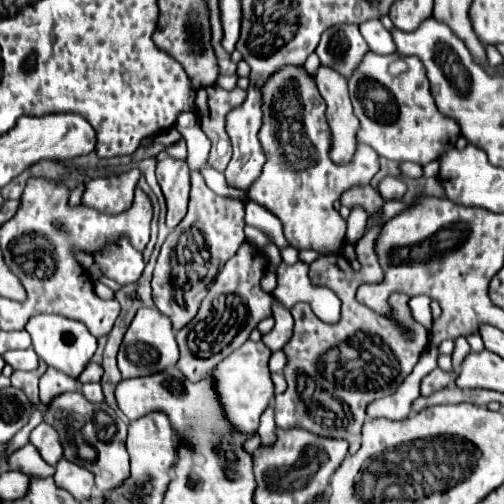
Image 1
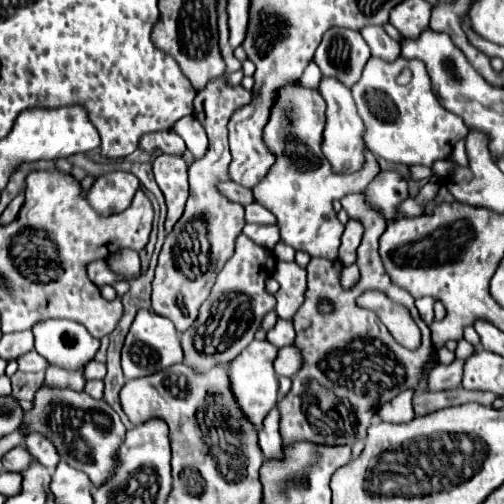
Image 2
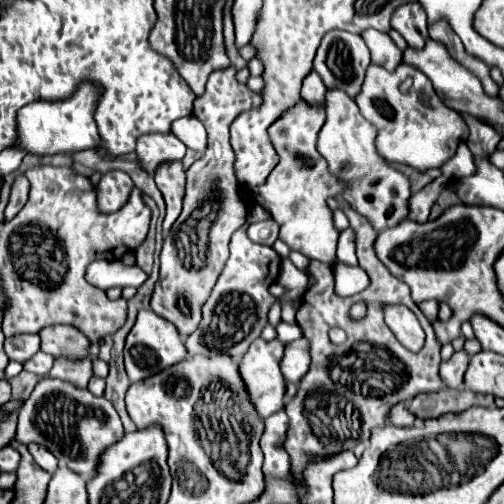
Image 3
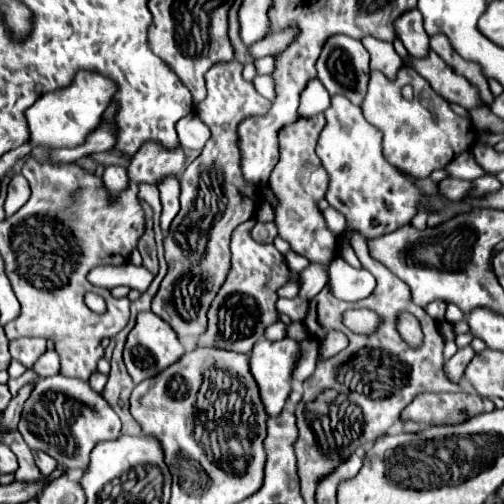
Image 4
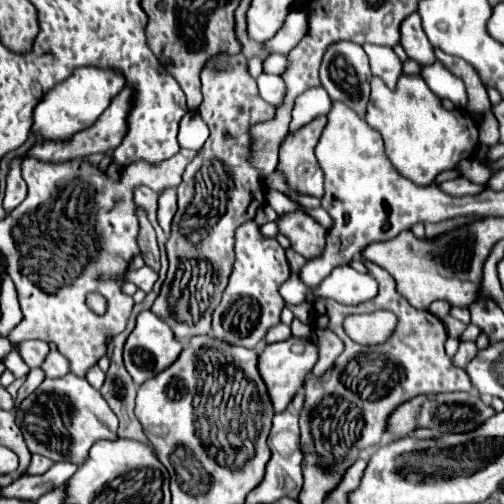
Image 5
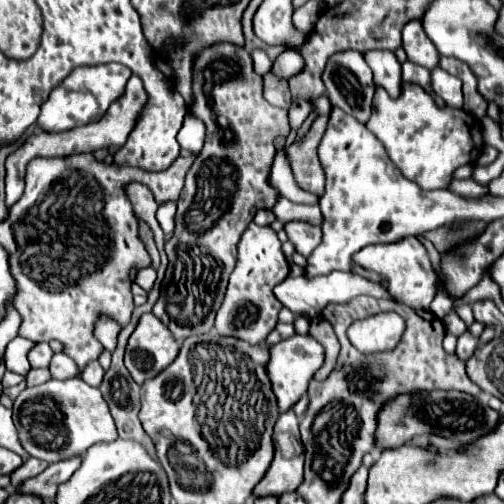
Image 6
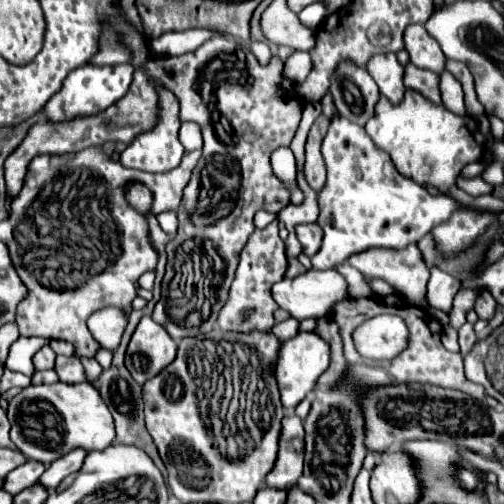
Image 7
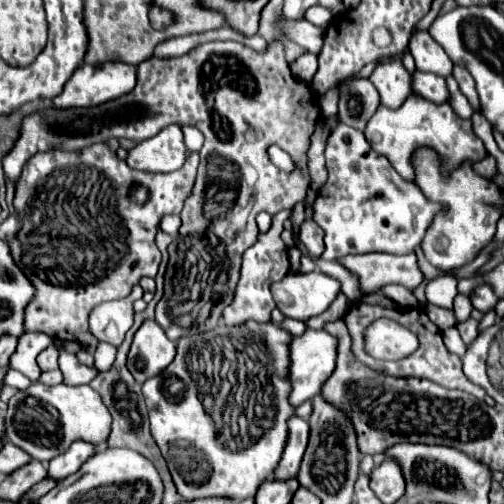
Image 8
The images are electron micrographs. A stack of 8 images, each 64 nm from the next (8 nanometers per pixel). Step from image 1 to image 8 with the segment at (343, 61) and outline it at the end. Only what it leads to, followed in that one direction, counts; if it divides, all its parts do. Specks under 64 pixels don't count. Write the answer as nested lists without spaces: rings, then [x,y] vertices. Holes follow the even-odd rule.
[[[352,80],[342,86],[338,116],[344,124],[364,132],[368,120],[374,116],[380,106],[380,96],[376,96],[376,88],[372,88],[370,80]]]

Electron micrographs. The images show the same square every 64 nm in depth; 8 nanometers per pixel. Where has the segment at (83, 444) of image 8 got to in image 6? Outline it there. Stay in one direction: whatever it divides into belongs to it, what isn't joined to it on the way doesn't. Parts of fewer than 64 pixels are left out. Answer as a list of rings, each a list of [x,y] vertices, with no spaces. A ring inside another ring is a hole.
[[[72,456],[68,460],[54,462],[40,476],[28,480],[28,484],[24,484],[24,488],[20,488],[20,492],[38,494],[40,498],[52,498],[56,494],[56,488],[80,468],[80,462],[82,462],[80,456]]]

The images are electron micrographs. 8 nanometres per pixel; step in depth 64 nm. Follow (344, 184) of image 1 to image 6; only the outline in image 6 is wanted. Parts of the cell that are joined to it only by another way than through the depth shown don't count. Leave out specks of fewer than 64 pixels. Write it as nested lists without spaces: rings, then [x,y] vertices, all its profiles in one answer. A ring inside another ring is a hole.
[[[318,116],[306,134],[306,138],[298,144],[290,144],[288,158],[292,164],[292,172],[300,188],[320,196],[324,192],[324,170],[318,160],[318,144],[326,132],[328,116]],[[288,222],[284,226],[288,238],[294,242],[296,250],[302,254],[302,256],[310,256],[314,252],[314,248],[320,244],[322,240],[322,230],[320,226],[312,226],[308,222]]]

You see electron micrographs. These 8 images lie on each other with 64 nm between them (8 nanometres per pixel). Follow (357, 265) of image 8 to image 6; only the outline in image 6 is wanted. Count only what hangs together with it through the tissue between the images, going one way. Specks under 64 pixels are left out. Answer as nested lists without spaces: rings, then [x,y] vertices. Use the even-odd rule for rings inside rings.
[[[416,238],[400,240],[400,244],[378,244],[362,248],[360,252],[356,252],[352,262],[384,276],[390,284],[390,294],[398,302],[404,302],[412,308],[430,308],[430,302],[436,292],[436,274],[432,270],[426,248]]]

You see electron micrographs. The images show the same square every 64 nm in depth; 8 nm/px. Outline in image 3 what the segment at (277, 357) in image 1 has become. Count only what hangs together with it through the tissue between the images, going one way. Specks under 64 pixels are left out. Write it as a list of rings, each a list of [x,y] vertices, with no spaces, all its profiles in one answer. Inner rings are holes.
[[[298,338],[296,342],[288,344],[288,352],[284,356],[284,364],[282,364],[282,372],[284,378],[298,384],[302,380],[302,376],[310,370],[310,344],[306,338]]]

